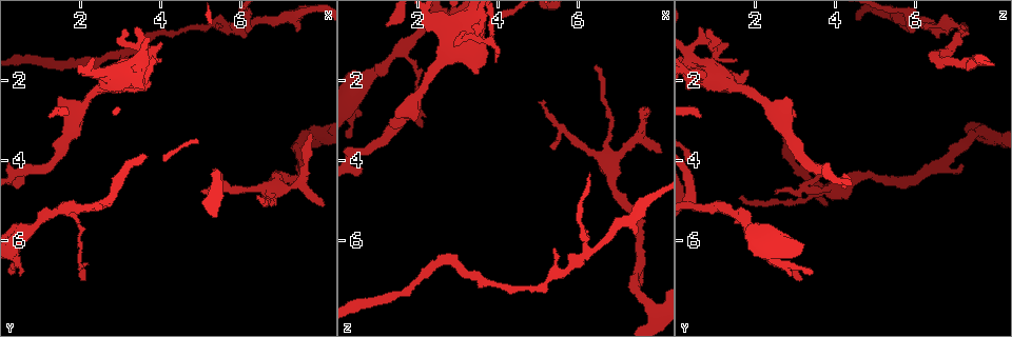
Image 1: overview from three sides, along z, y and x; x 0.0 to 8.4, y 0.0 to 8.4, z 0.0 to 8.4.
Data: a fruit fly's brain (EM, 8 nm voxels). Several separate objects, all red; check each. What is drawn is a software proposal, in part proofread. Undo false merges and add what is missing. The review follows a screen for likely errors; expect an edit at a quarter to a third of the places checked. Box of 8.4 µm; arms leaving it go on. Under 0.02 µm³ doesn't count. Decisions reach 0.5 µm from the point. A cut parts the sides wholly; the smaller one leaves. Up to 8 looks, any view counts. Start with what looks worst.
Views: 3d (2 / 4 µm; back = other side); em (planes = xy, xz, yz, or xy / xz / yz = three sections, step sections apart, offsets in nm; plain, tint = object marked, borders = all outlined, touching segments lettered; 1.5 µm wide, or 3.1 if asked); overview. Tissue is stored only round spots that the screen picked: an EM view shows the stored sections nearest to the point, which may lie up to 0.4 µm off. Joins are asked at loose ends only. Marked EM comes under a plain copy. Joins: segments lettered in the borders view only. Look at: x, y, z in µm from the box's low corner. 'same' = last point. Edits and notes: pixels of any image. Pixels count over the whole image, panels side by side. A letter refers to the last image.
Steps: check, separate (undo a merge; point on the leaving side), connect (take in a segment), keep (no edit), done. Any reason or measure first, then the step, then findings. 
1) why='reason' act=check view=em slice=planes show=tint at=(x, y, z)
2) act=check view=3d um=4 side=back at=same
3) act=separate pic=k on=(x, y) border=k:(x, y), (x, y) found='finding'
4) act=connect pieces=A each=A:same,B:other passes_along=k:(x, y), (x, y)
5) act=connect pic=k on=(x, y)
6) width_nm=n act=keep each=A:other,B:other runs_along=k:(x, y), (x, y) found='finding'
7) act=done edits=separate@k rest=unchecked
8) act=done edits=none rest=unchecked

why='tapers out' act=check view=3d um=4 side=back at=(6.50, 4.95, 1.60)

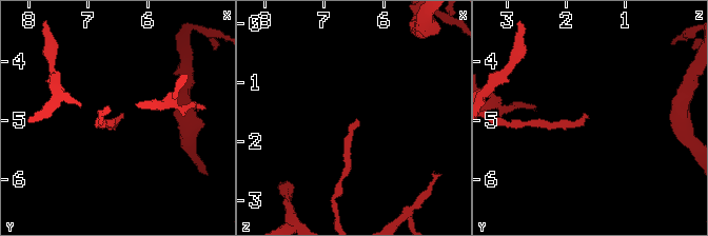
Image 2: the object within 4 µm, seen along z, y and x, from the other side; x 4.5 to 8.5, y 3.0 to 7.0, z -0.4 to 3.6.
why='shape alone is not enough' act=check view=em slice=xy step=8 show=tint at=(6.50, 4.95, 1.65)

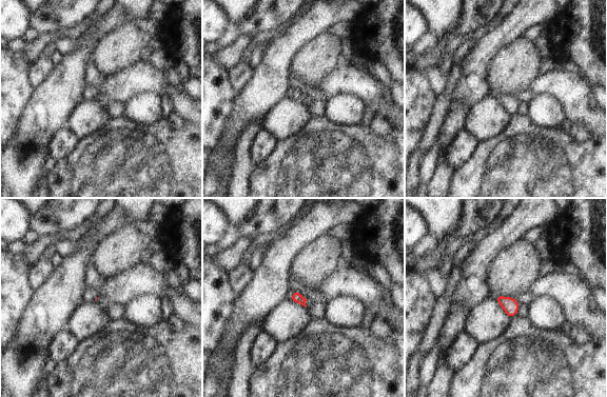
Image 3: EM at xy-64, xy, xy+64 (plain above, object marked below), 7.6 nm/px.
why='cut it another way' act=check view=em slice=planes show=borders at=same

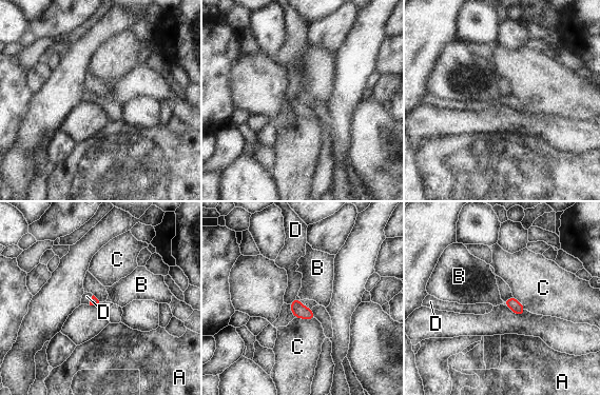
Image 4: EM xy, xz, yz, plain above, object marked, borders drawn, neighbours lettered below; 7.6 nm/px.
longest_contact=C:160nm act=connect pieces=D each=A:other,B:other,C:other,D:same passes_along=4:(94, 300), (91, 299), (86, 296) found='the neuron continues'

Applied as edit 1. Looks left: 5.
why='thick end' act=check view=em slice=xy step=8 show=borders at=(3.50, 1.75, 1.85)

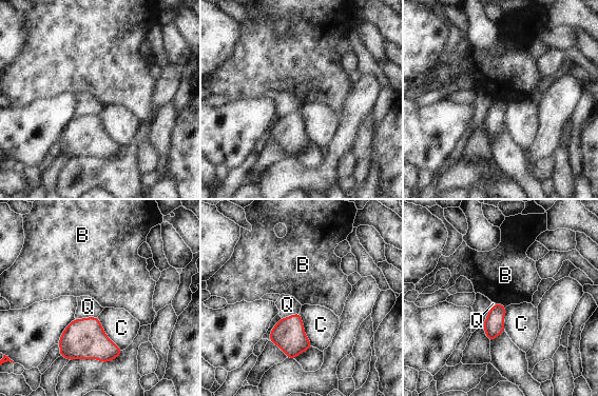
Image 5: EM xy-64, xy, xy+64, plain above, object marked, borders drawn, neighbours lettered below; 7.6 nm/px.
act=keep each=B:other,C:other,Q:other found='none of them fits'

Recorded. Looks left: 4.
act=done edits=connect@4 rest=unchecked

